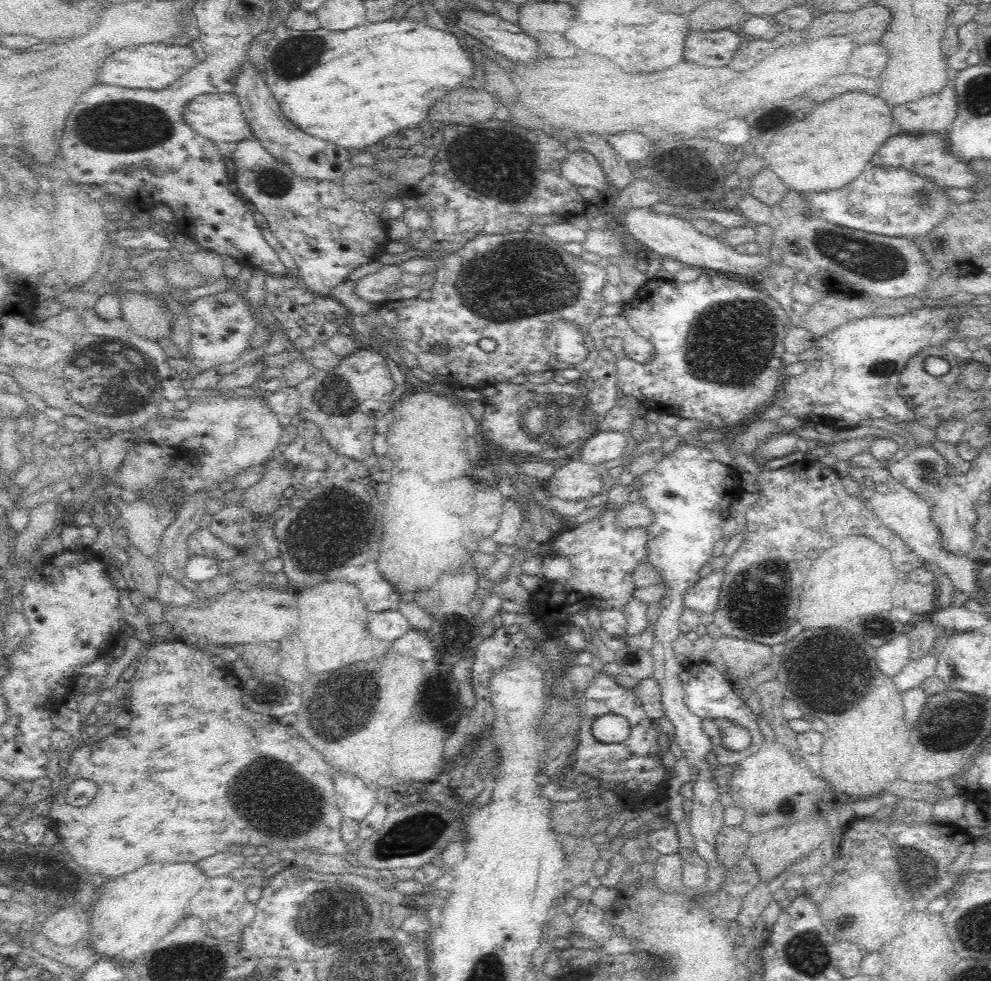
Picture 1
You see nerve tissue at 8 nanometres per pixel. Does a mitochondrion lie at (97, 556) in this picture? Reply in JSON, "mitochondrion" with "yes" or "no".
{"mitochondrion":"no"}

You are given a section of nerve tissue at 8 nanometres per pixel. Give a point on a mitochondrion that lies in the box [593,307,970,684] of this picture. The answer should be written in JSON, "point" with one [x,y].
{"point":[754,605]}

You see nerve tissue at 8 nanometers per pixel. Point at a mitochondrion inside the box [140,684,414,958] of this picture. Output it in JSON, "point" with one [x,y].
{"point":[338,911]}

